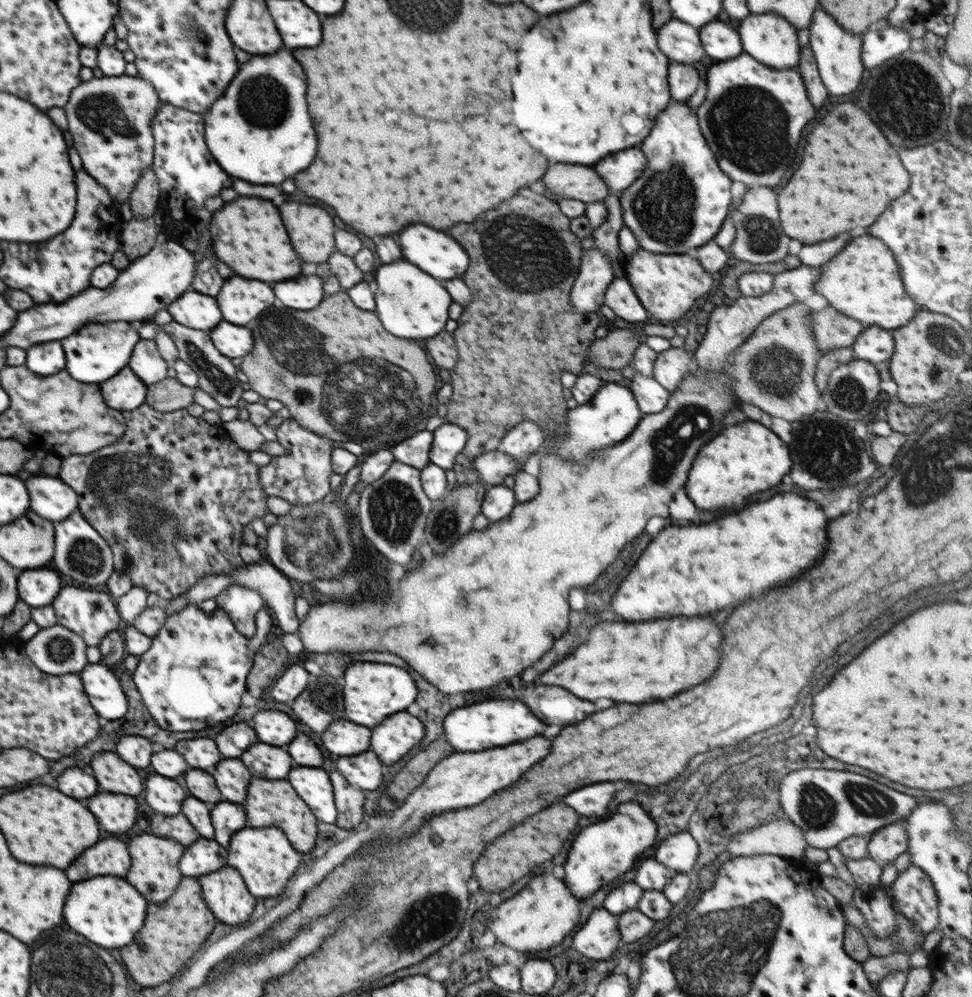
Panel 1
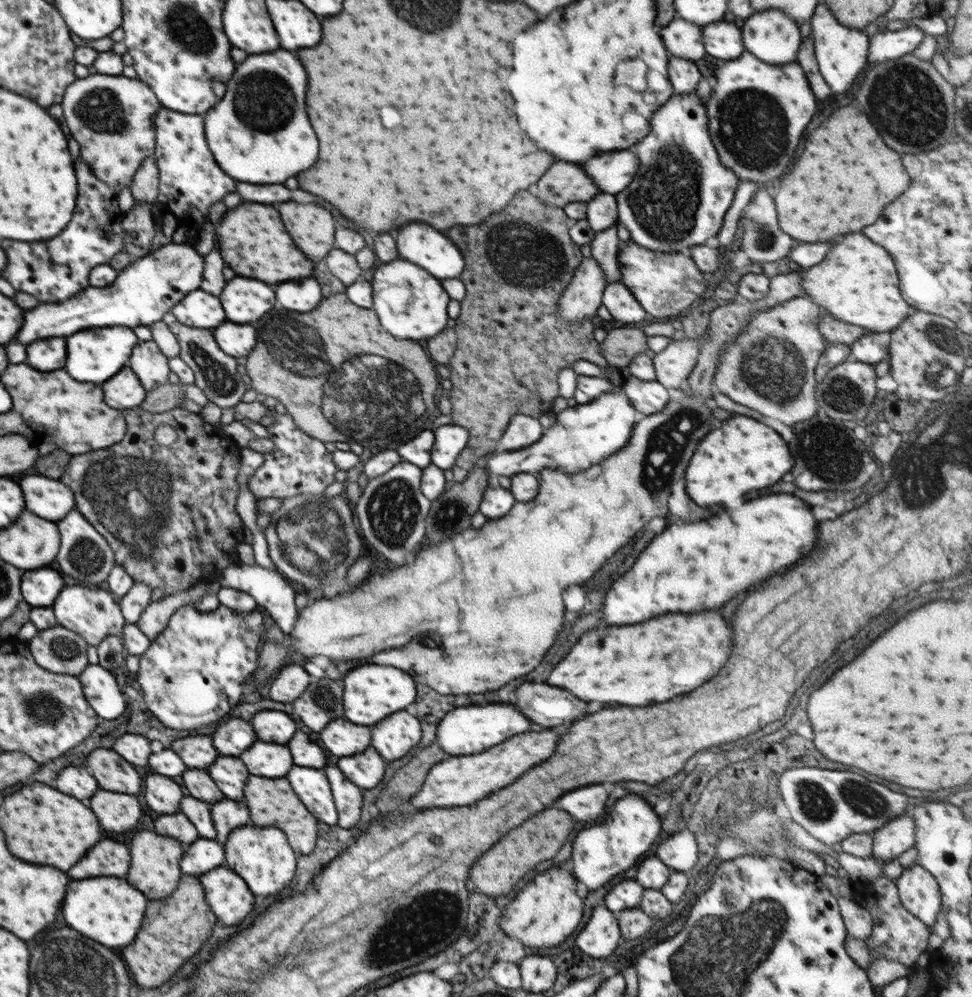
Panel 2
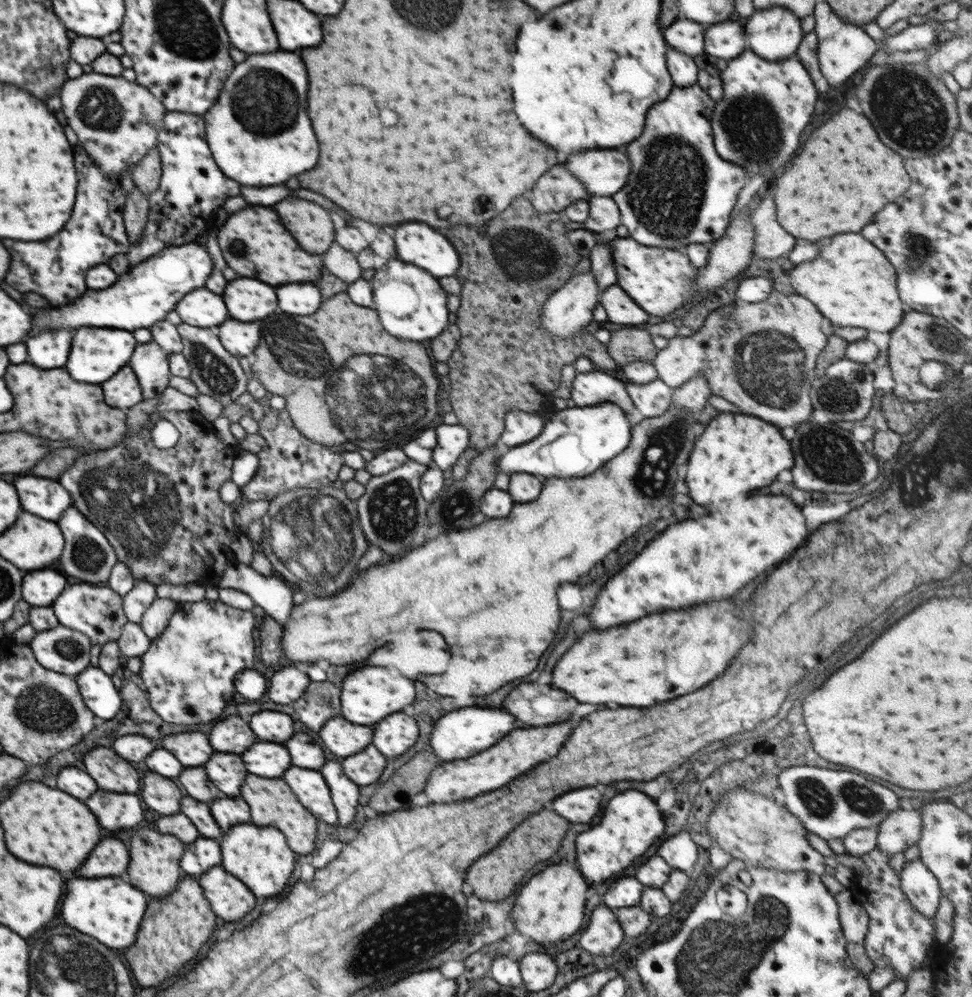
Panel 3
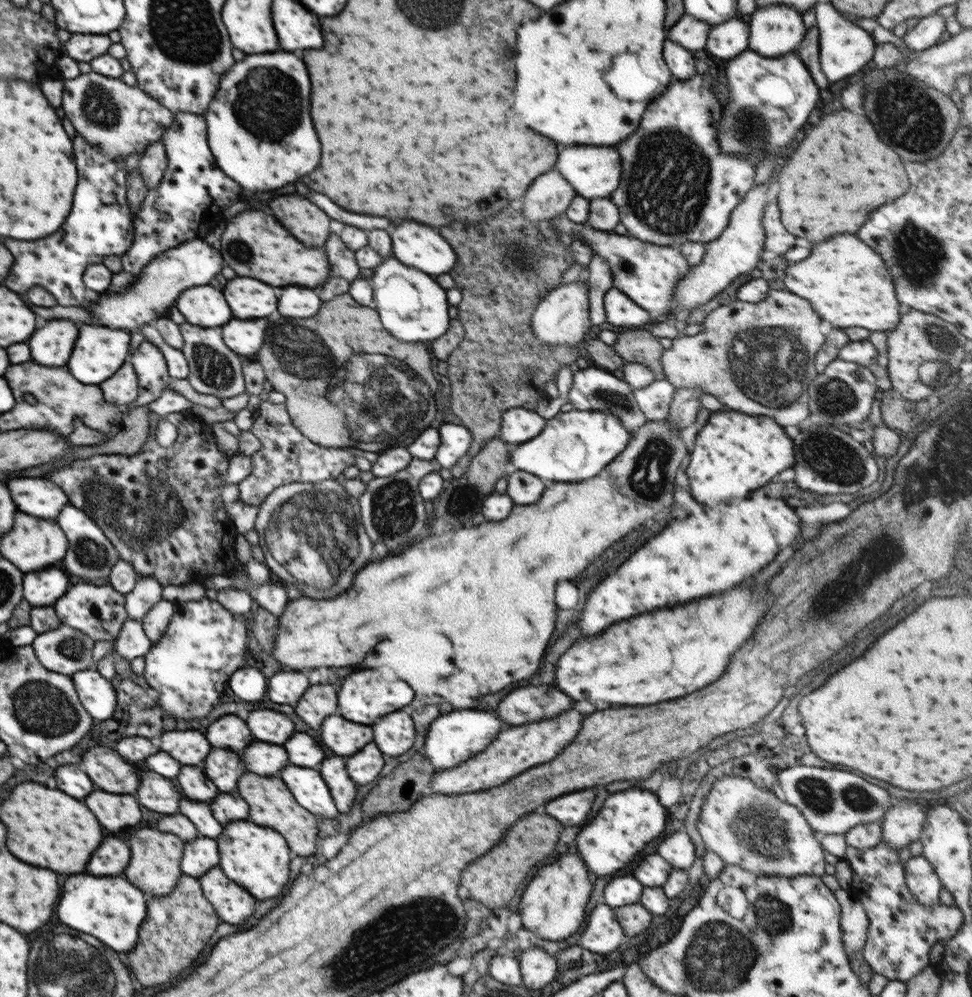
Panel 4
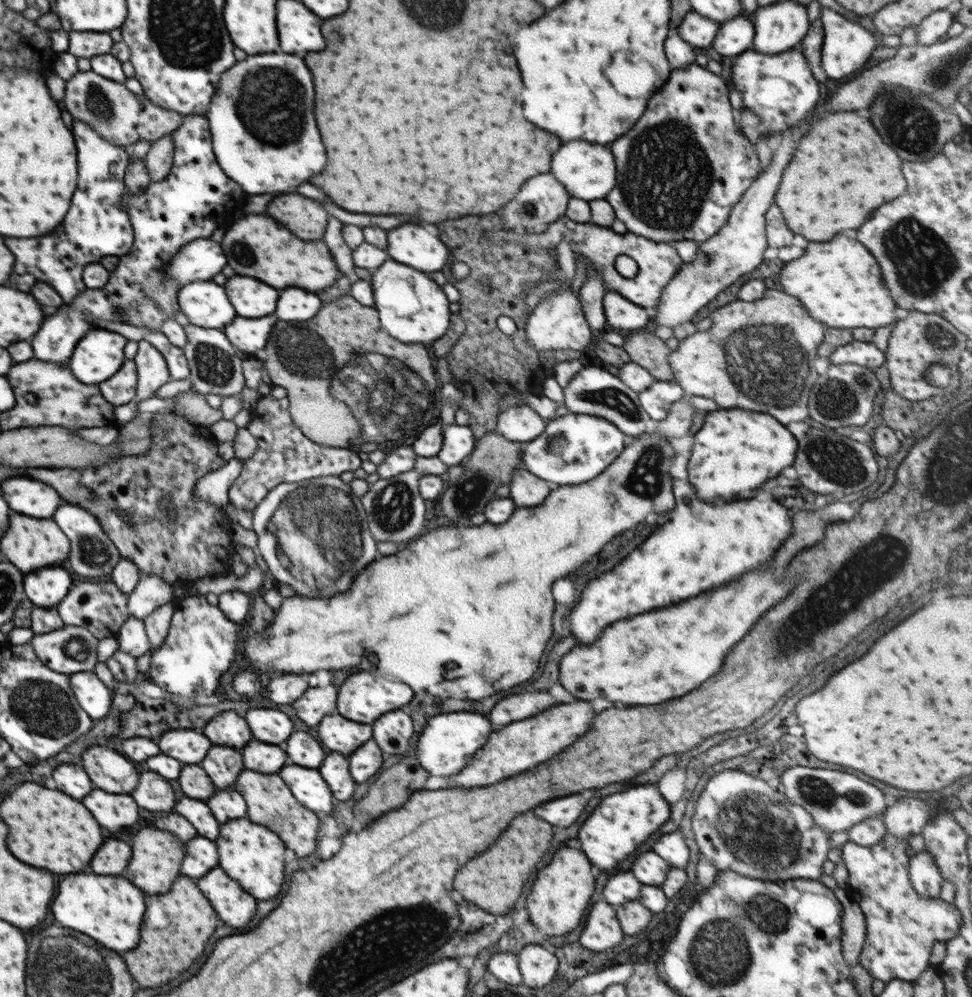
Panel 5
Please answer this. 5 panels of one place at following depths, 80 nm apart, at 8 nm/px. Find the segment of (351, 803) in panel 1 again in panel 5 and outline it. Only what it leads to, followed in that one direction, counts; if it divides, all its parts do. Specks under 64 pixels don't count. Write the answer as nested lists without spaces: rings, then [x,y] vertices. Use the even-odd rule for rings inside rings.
[[[336,752],[328,754],[320,766],[322,778],[328,782],[332,794],[340,801],[349,800],[357,787],[348,768],[348,758]]]

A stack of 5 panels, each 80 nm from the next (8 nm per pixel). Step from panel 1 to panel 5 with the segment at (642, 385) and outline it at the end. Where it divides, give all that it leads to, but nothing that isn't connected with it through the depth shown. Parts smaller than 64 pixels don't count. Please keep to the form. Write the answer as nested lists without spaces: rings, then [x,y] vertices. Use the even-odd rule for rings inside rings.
[[[654,381],[639,393],[639,402],[649,414],[651,424],[664,420],[671,406],[685,396],[684,389],[675,381]]]

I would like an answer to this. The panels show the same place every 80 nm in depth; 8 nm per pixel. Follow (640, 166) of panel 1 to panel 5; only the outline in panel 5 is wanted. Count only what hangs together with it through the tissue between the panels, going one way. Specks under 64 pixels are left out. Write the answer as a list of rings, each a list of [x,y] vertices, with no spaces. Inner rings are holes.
[[[570,140],[560,146],[560,150],[552,156],[552,174],[556,181],[564,185],[572,197],[592,201],[604,199],[616,187],[616,165],[612,151],[604,145],[584,142],[584,140]]]

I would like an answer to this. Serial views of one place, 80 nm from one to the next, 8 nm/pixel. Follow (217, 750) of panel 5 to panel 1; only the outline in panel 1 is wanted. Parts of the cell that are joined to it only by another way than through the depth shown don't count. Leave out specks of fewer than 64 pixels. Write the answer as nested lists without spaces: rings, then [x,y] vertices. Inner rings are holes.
[[[224,758],[220,764],[216,764],[214,780],[216,780],[216,786],[220,788],[224,800],[238,802],[238,804],[244,802],[250,778],[252,776],[250,776],[248,768],[240,762],[240,758],[234,758],[234,760]]]

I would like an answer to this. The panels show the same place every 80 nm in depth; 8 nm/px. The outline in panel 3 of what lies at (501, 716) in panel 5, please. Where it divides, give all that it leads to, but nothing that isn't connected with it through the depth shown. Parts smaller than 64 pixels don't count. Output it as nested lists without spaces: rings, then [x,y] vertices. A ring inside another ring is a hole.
[[[522,684],[512,690],[504,708],[518,720],[532,726],[546,726],[570,718],[578,702],[558,688],[546,690],[546,684]]]

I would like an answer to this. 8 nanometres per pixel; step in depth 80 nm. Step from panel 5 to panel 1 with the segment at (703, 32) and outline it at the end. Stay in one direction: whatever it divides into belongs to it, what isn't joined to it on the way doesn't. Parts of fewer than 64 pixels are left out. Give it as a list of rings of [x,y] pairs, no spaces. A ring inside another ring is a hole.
[[[673,18],[658,29],[658,46],[670,62],[692,65],[705,54],[698,36],[696,27]]]

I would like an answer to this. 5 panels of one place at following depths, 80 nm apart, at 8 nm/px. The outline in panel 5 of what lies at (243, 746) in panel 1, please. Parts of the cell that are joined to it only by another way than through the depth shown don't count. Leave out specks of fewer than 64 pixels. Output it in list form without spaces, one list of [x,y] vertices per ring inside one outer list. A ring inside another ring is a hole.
[[[222,712],[214,716],[208,722],[204,736],[208,736],[208,740],[214,744],[230,746],[230,748],[242,748],[252,738],[246,720],[240,718],[236,712]]]

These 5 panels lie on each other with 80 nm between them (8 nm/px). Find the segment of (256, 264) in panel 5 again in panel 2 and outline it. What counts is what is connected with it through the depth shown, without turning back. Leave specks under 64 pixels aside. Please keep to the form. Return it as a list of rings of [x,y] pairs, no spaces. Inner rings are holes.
[[[254,202],[240,204],[236,210],[224,216],[220,226],[215,228],[215,236],[222,258],[240,276],[276,284],[294,278],[306,278],[312,274],[312,262],[294,246],[292,238],[284,230],[278,210],[274,210],[272,206],[262,206]]]

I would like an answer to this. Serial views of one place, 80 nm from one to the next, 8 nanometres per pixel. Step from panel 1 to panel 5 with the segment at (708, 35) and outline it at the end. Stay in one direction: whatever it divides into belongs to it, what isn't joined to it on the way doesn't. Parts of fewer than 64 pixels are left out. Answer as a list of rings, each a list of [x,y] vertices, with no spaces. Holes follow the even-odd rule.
[[[745,13],[721,23],[712,47],[722,56],[736,56],[753,48],[755,28]]]

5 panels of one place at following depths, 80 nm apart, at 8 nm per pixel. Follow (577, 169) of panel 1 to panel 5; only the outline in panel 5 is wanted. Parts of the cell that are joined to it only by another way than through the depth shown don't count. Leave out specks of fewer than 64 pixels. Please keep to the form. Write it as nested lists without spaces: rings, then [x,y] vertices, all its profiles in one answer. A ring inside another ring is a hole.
[[[552,174],[534,176],[532,180],[526,180],[524,188],[520,188],[518,196],[508,202],[500,212],[501,222],[508,230],[534,231],[541,229],[552,222],[556,222],[567,211],[567,204],[572,197],[564,185],[556,181]]]

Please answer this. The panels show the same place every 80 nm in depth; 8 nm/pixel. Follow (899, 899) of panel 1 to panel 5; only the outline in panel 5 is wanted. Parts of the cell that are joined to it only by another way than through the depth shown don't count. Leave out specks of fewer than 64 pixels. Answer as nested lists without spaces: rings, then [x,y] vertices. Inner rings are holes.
[[[926,849],[909,858],[909,881],[914,890],[927,899],[938,899],[943,876],[935,856]]]

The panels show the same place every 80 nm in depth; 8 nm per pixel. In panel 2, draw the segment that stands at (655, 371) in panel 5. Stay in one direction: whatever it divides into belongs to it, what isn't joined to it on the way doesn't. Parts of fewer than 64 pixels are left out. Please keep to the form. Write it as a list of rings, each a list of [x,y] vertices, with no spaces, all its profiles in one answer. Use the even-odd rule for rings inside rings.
[[[632,326],[610,329],[601,343],[600,352],[607,360],[607,366],[626,368],[631,359],[650,350],[646,340],[644,331]]]

